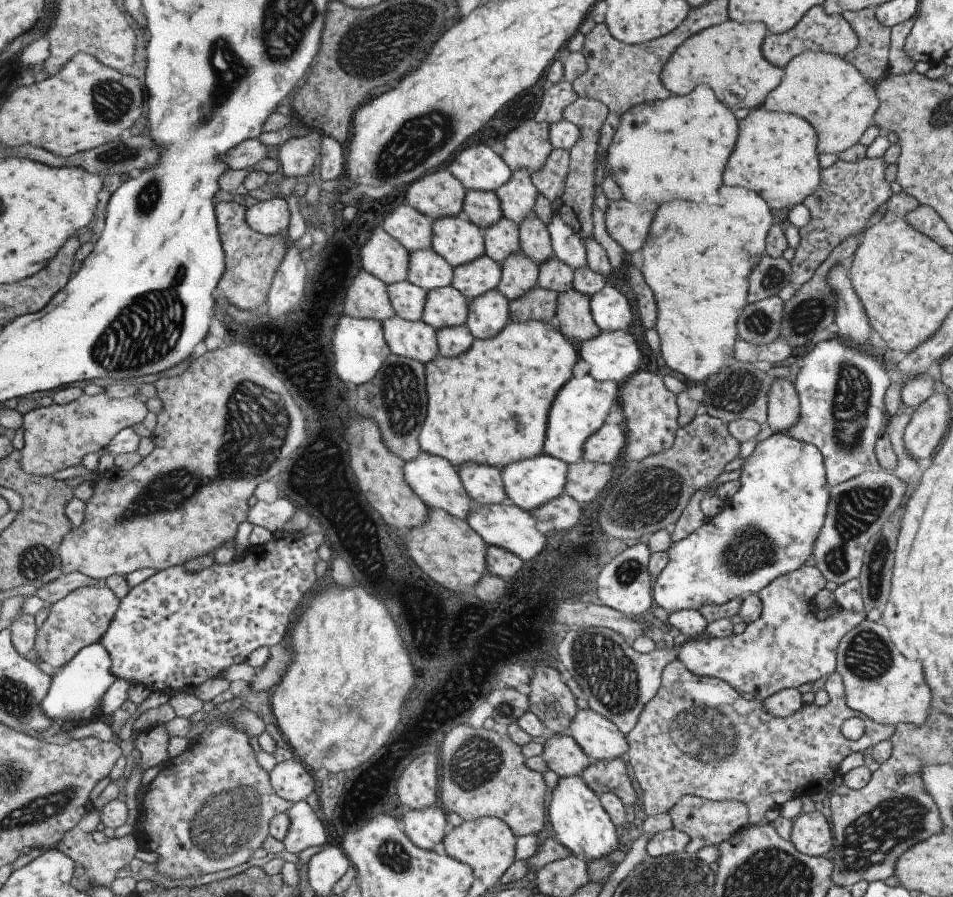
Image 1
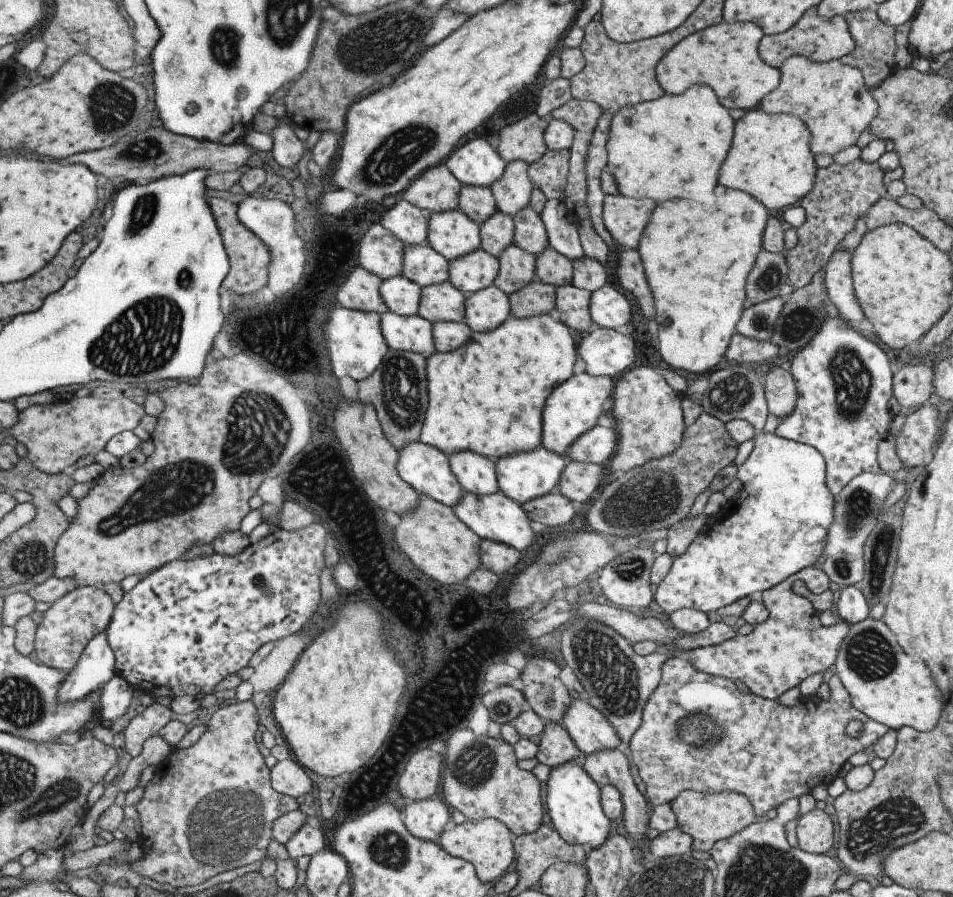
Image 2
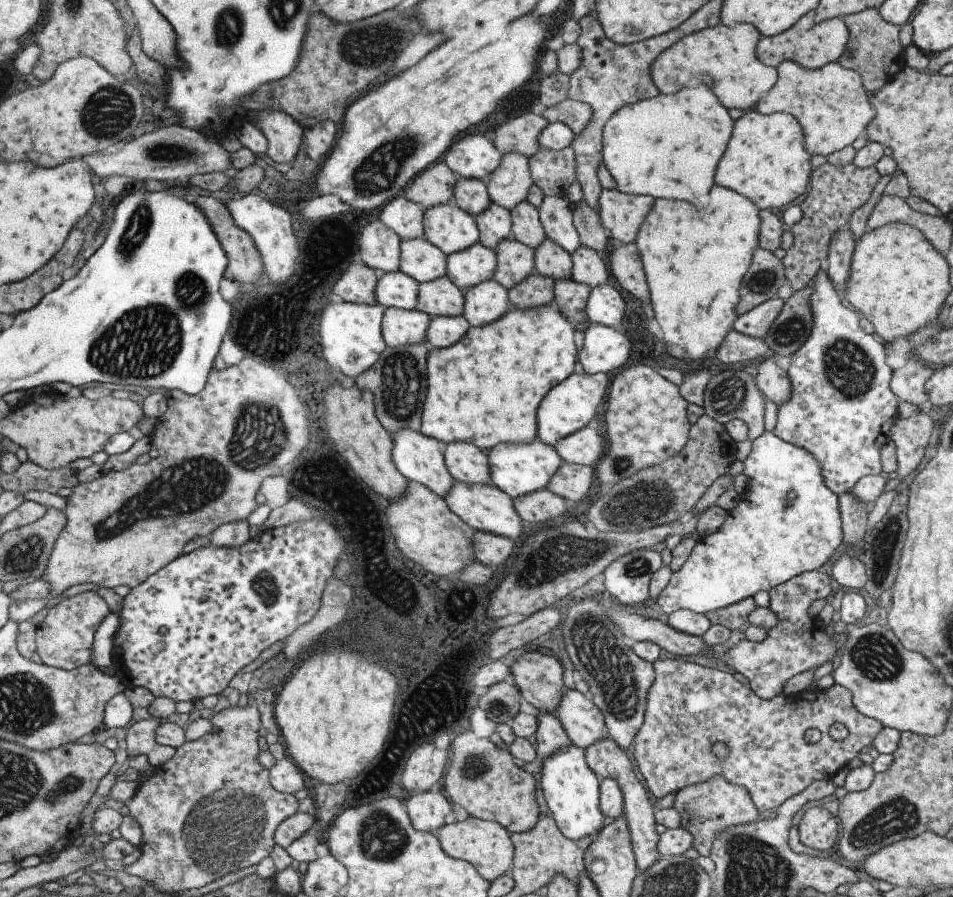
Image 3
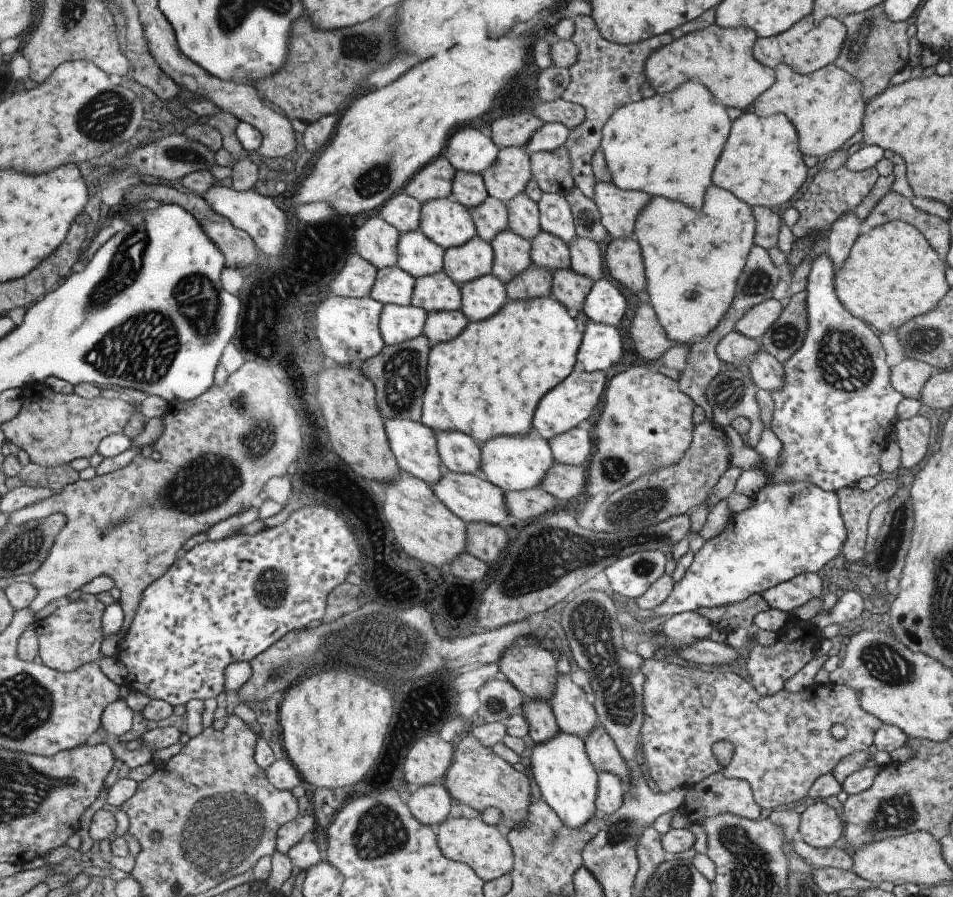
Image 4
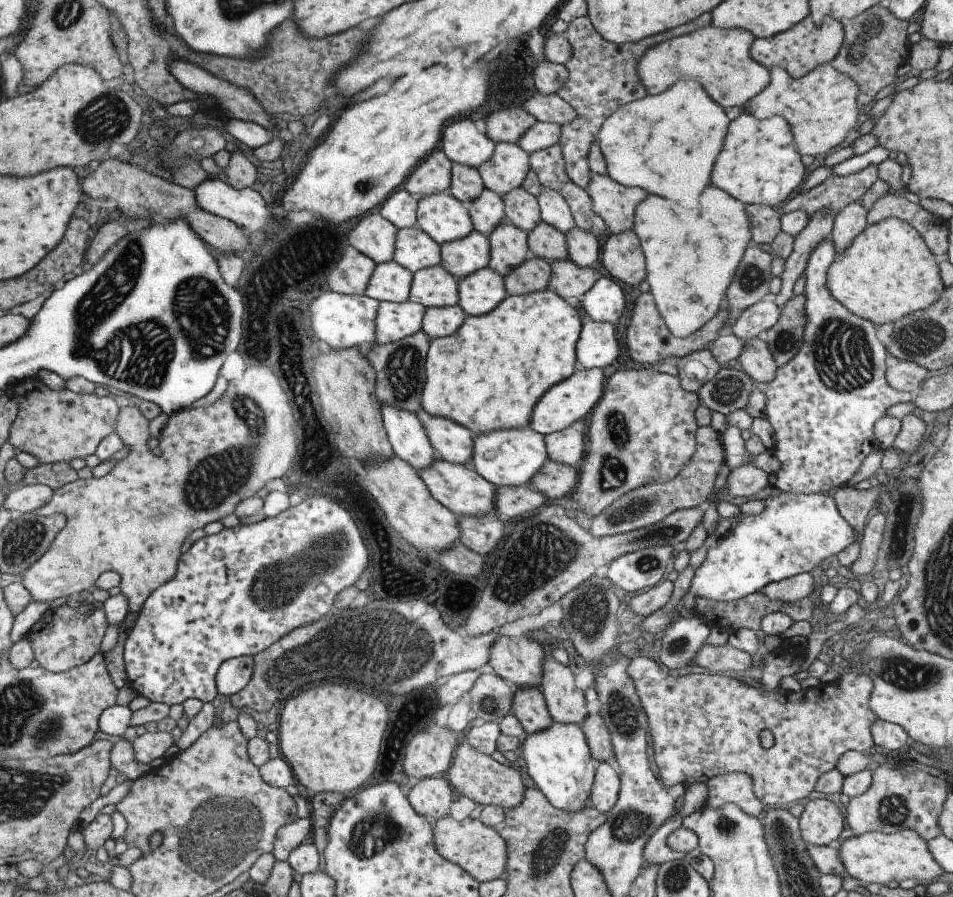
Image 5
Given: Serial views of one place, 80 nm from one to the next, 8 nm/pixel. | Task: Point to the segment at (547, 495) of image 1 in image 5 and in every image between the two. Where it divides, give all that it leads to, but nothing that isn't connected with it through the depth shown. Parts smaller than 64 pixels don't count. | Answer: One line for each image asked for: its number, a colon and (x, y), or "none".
2: (522, 476)
3: (515, 468)
4: (512, 462)
5: (509, 457)

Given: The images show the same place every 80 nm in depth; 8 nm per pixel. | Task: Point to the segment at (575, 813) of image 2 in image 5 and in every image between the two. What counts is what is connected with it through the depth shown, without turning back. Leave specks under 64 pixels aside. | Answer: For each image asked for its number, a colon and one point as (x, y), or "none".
3: (570, 789)
4: (566, 779)
5: (557, 758)

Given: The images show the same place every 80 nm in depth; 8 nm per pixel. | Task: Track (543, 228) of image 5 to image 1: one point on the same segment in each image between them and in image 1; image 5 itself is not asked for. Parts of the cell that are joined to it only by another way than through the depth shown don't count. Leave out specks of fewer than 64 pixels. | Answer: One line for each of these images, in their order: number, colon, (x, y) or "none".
1: (553, 275)
2: (550, 267)
3: (550, 260)
4: (547, 251)

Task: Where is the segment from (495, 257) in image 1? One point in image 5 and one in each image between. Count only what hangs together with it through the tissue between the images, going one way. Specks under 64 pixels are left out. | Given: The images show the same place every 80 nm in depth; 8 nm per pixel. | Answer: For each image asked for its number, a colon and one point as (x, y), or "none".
2: (496, 232)
3: (493, 224)
4: (489, 217)
5: (486, 210)

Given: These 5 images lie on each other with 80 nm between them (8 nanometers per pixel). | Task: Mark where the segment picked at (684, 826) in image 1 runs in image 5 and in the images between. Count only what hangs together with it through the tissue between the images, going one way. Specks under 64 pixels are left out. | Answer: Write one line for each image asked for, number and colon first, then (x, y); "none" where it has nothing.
2: (706, 817)
3: (706, 808)
4: (715, 794)
5: (736, 788)

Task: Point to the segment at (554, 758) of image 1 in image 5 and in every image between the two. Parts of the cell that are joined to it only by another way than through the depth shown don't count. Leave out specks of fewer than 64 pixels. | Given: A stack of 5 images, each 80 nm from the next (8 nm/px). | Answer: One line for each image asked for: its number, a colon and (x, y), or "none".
2: (555, 747)
3: (549, 735)
4: (541, 724)
5: (528, 706)

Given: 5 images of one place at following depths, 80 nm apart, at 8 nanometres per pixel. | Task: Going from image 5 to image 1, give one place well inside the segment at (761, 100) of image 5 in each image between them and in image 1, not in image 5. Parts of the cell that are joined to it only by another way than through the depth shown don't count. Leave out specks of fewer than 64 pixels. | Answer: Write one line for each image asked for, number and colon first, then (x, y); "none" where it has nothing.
1: (829, 94)
2: (831, 98)
3: (830, 104)
4: (825, 106)

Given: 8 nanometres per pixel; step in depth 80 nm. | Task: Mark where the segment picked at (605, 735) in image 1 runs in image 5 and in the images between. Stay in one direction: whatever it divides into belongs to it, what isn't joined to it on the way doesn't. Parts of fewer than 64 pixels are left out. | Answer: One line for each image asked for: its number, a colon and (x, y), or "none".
2: (590, 731)
3: (582, 721)
4: (573, 714)
5: (564, 702)

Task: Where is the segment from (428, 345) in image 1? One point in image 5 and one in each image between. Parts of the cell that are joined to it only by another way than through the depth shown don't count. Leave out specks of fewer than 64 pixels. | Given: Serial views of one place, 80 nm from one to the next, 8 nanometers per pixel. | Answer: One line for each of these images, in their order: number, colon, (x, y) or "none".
2: (405, 333)
3: (398, 327)
4: (397, 323)
5: (393, 321)

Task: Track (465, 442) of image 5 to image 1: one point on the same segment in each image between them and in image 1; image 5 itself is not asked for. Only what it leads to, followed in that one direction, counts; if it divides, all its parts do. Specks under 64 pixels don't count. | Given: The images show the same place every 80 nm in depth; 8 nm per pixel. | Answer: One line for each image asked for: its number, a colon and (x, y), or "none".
1: (483, 485)
2: (475, 474)
3: (465, 462)
4: (459, 453)

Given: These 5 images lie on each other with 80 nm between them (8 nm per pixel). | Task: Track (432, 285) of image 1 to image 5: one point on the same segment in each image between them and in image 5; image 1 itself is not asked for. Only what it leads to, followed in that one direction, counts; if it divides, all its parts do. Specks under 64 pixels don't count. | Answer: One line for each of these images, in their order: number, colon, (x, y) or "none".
2: (421, 264)
3: (419, 259)
4: (415, 254)
5: (413, 249)

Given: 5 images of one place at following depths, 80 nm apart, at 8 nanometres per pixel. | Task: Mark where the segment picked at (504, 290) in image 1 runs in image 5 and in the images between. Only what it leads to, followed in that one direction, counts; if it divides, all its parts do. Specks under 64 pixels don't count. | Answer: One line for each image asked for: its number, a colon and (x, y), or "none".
2: (515, 267)
3: (514, 261)
4: (511, 253)
5: (508, 246)

